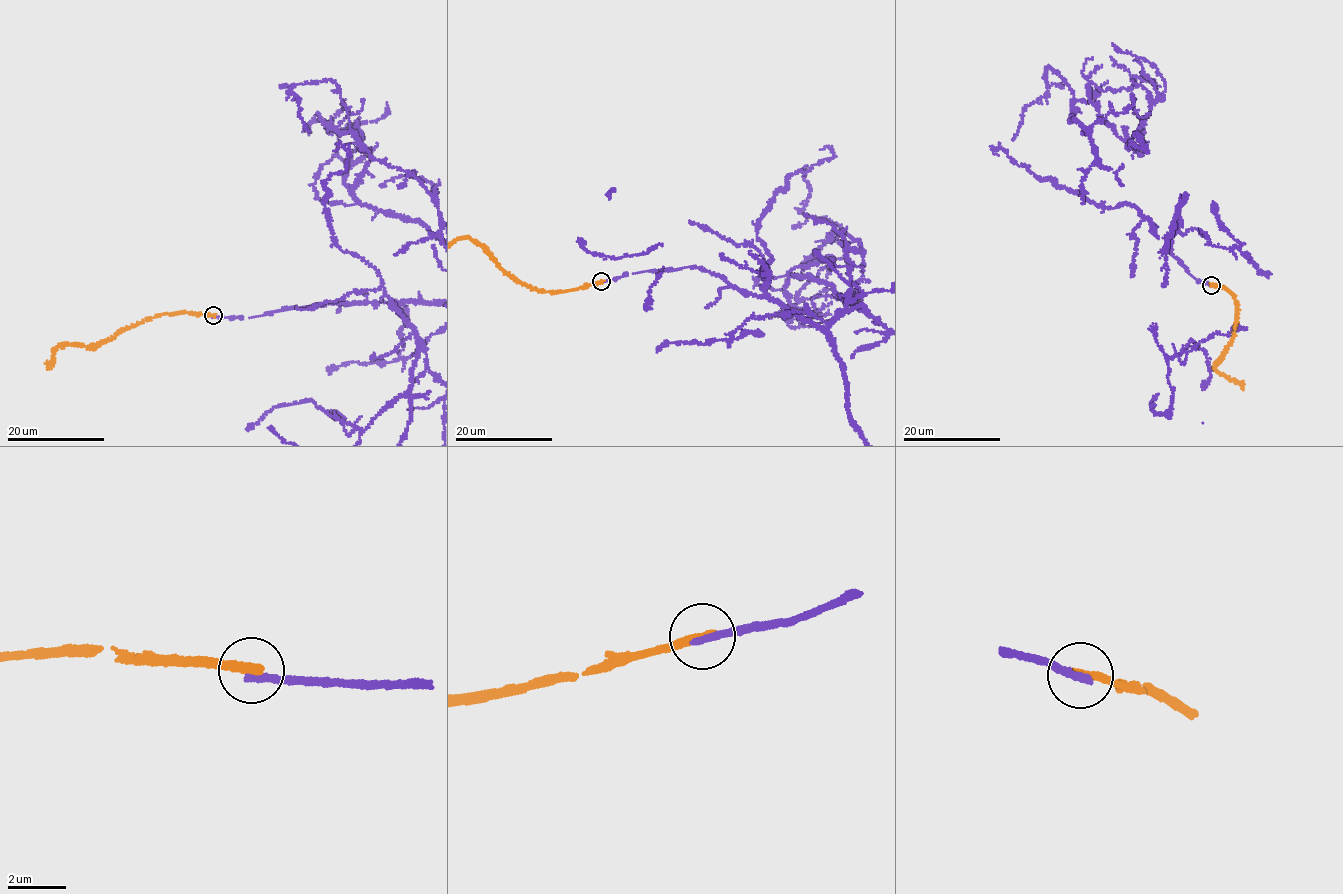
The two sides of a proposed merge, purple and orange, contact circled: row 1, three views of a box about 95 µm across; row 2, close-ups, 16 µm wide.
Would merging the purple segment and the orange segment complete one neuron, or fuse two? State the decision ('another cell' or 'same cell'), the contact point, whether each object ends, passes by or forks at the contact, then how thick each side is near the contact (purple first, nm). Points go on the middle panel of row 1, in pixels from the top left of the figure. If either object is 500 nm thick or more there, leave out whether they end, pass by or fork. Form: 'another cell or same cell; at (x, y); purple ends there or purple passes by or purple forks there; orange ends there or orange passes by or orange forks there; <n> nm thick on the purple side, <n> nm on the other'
another cell; at (601, 281); purple ends there; orange ends there; 280 nm thick on the purple side, 320 nm on the other

